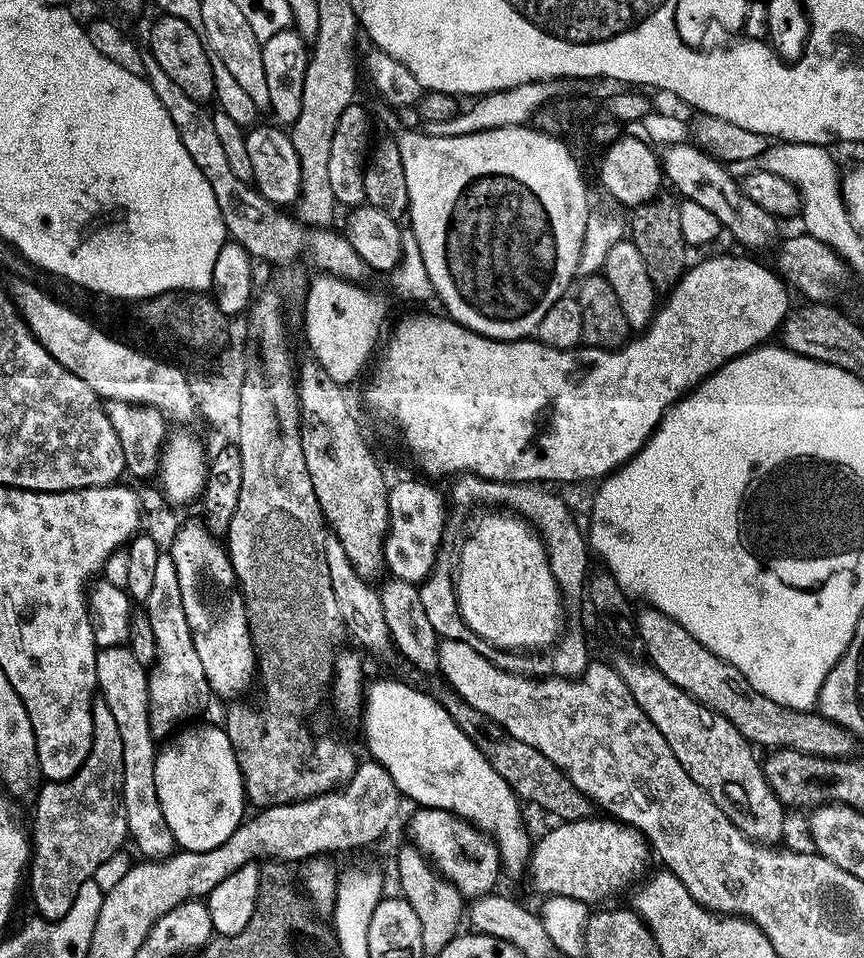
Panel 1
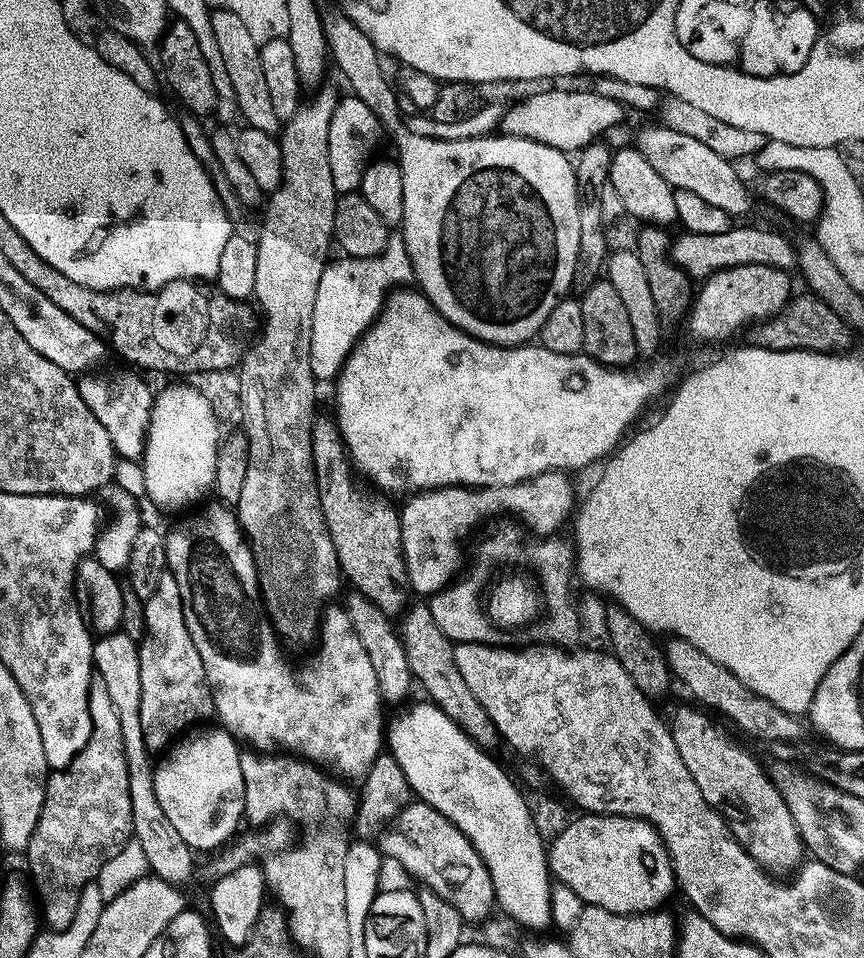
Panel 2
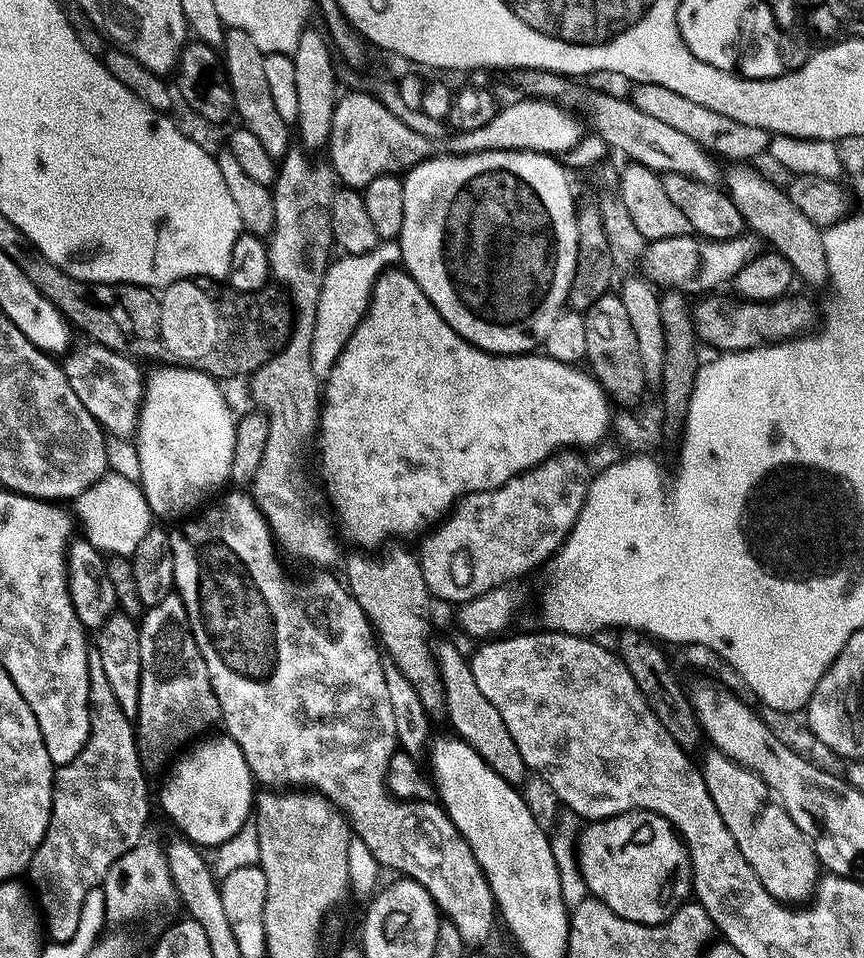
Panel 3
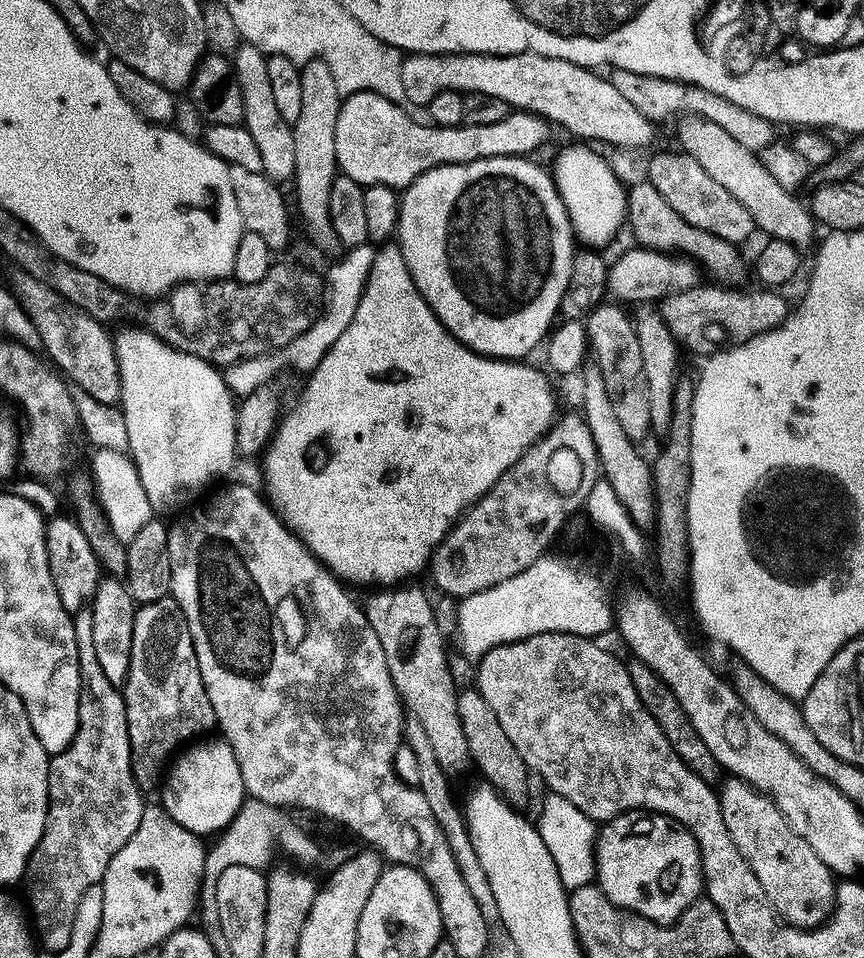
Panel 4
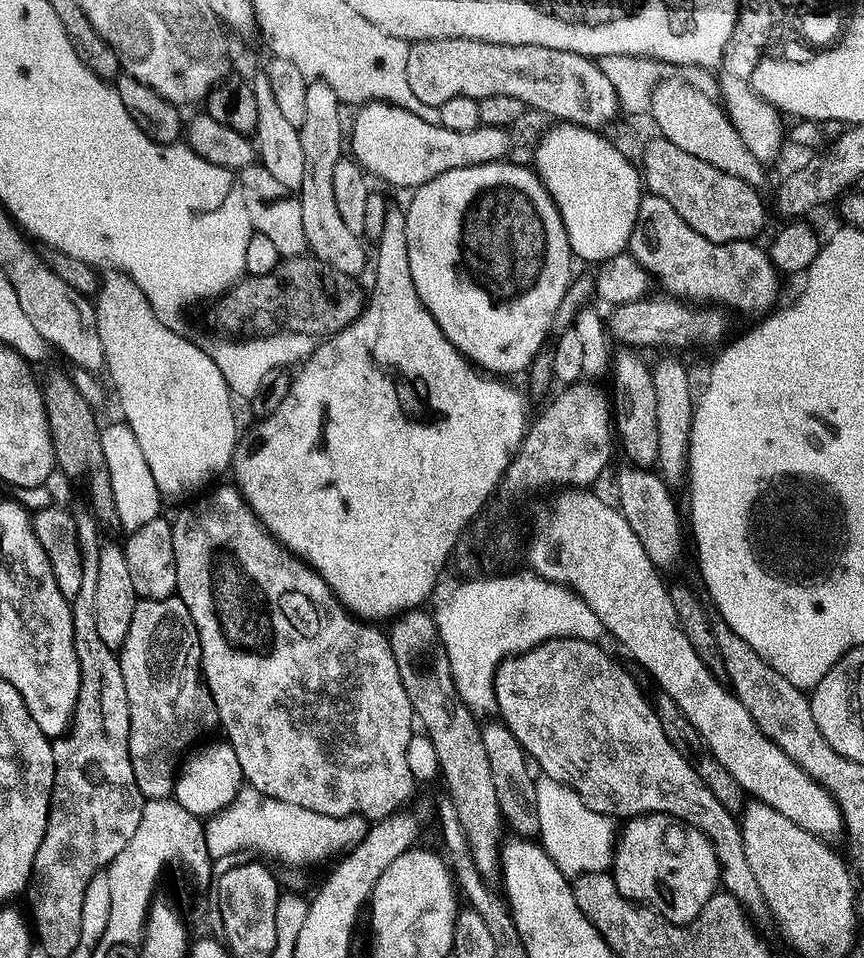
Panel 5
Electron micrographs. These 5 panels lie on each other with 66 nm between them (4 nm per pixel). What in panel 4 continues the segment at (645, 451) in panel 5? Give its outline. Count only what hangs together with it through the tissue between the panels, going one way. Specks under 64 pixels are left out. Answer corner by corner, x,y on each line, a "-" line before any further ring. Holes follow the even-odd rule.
601,302
588,312
586,316
588,343
594,353
594,361
601,367
606,394
613,403
619,425
633,442
640,442
640,439
654,428
650,418
648,379
644,376
642,346
638,342
633,317
631,315
628,317
620,309
623,307
619,303
611,303

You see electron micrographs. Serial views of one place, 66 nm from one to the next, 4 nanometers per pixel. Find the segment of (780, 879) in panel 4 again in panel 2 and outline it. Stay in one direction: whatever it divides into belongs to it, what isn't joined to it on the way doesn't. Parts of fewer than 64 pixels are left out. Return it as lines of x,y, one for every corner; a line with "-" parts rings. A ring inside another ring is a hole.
699,707
680,708
670,719
670,729
674,738
674,746
678,746
678,754
682,762
686,762
686,770
690,770
690,778
702,790
702,798
711,804
721,816
727,821
732,835
747,852
759,862
760,866
767,871
784,874
788,870
793,871
803,861
803,840
797,830
789,807
786,806
780,791
772,782
771,777
761,768
757,760
736,741
711,720
707,711

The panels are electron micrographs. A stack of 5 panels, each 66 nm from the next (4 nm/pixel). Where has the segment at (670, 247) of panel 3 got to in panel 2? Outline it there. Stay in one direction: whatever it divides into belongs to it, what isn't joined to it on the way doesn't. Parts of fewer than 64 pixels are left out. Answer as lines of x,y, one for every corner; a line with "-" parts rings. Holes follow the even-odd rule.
730,226
722,234
683,233
673,241
670,258
684,269
689,279
705,280
716,272
734,266
770,266
792,270
798,264
798,248
786,237
768,228
736,228

